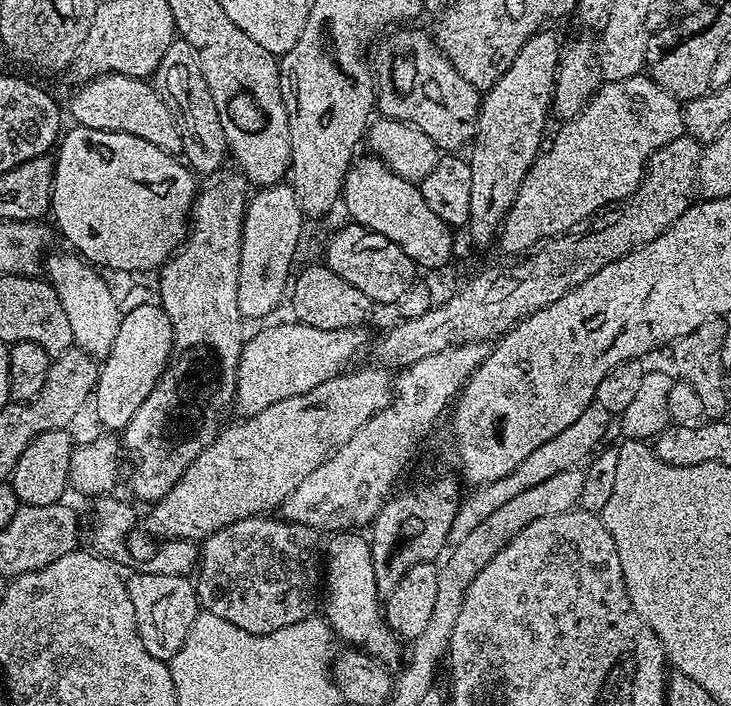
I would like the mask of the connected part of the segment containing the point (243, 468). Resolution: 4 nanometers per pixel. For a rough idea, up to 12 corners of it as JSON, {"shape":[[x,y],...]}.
{"shape":[[345,371],[232,424],[142,520],[200,542],[275,513],[391,402]]}

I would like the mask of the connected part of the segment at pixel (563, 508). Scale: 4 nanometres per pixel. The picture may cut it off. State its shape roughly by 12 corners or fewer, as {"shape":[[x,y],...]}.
{"shape":[[584,470],[515,495],[463,533],[428,623],[451,633],[468,583],[529,522],[571,511]]}

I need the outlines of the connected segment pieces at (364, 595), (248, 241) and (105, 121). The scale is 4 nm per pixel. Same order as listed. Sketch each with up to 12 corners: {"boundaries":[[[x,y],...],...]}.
{"boundaries":[[[369,541],[326,548],[328,627],[389,662],[400,644],[376,597]],[[286,184],[245,207],[238,308],[246,320],[279,307],[285,254],[304,223]],[[109,74],[79,87],[79,127],[134,134],[173,154],[180,125],[147,79]]]}

